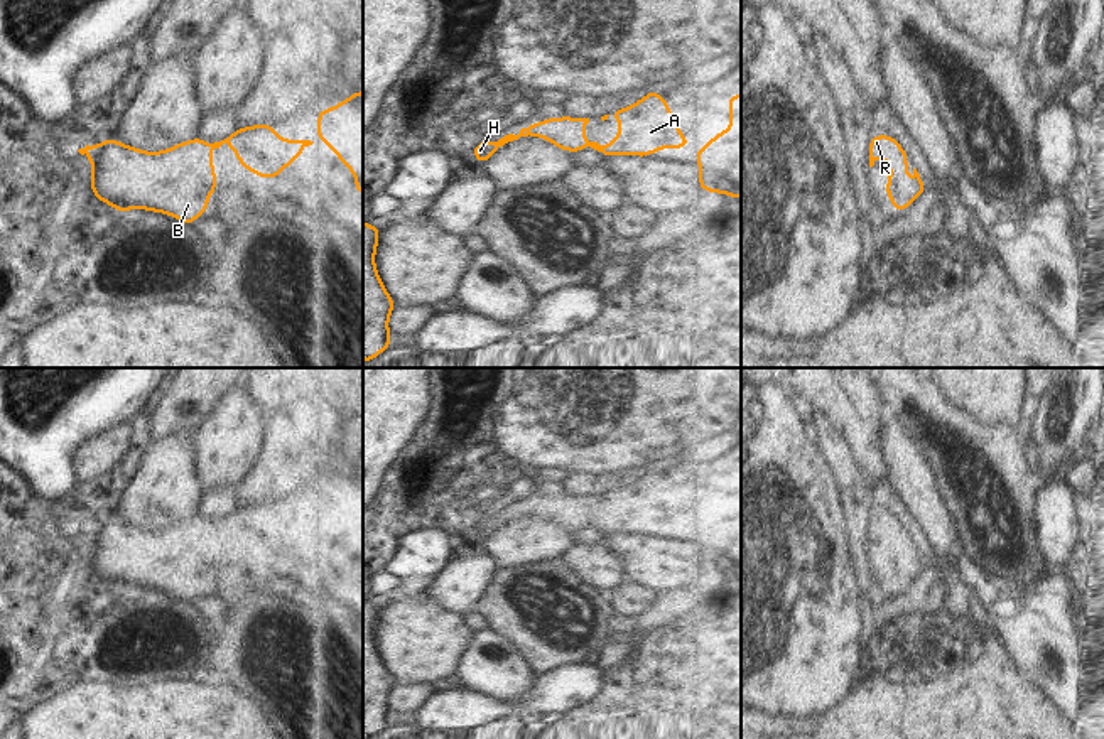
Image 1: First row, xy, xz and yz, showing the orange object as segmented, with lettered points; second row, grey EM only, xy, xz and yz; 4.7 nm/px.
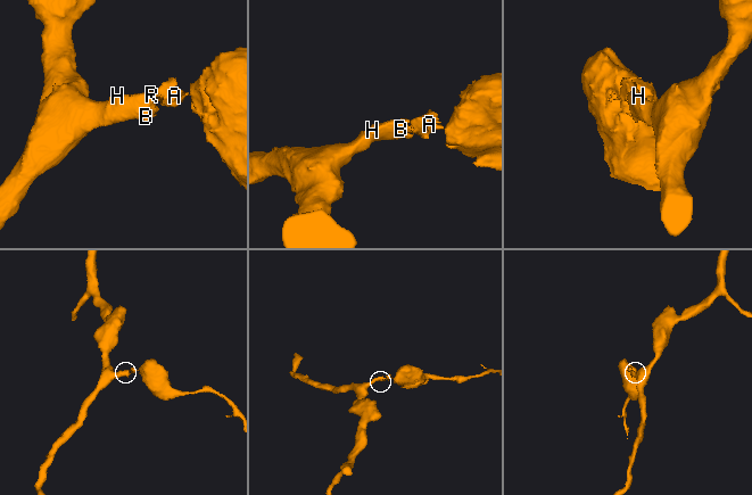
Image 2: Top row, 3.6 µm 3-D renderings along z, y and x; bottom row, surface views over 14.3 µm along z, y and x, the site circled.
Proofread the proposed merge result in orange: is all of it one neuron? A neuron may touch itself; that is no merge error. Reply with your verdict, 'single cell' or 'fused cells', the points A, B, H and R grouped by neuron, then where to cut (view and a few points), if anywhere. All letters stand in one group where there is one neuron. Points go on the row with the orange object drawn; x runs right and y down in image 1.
single cell; groups A B H R; cut none

